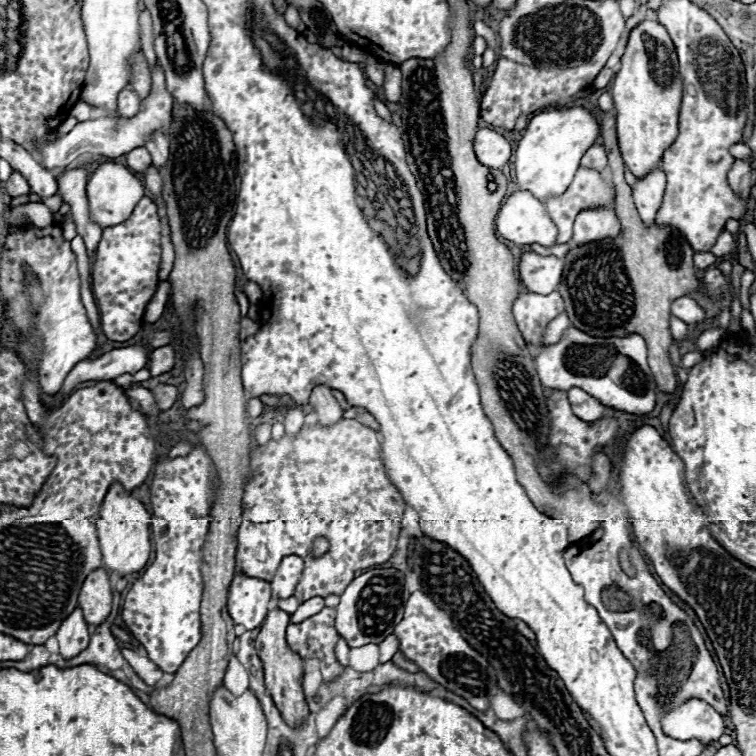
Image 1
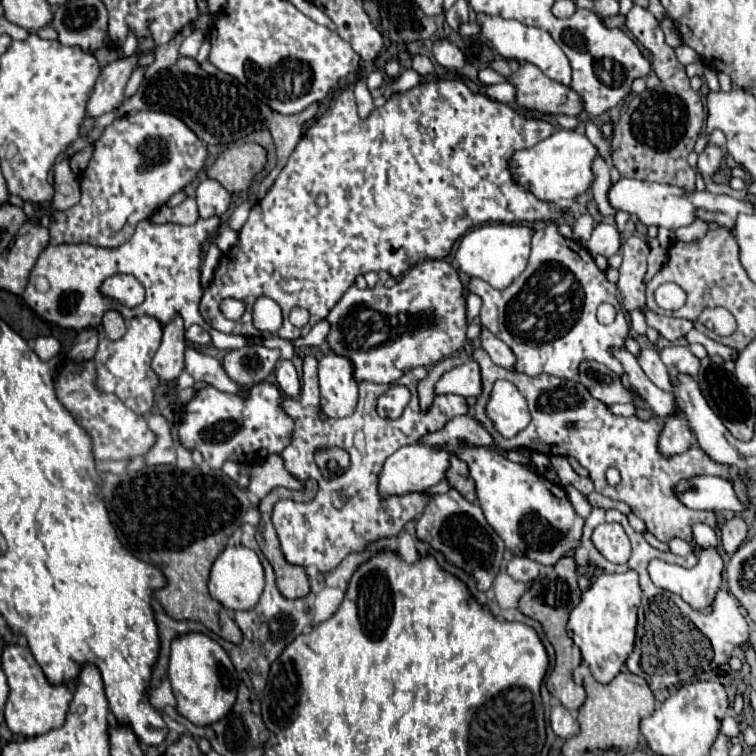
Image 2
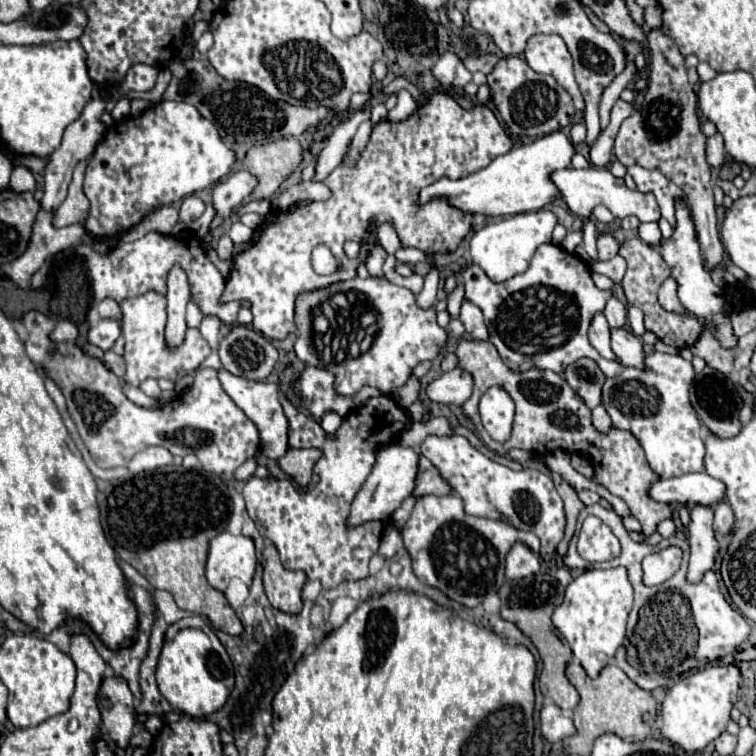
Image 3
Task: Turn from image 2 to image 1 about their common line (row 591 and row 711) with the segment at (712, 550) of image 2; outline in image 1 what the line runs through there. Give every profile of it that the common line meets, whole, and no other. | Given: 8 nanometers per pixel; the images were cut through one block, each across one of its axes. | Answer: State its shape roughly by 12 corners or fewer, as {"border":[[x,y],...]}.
{"border":[[690,698],[660,718],[676,740],[716,742],[726,730],[722,716]]}

